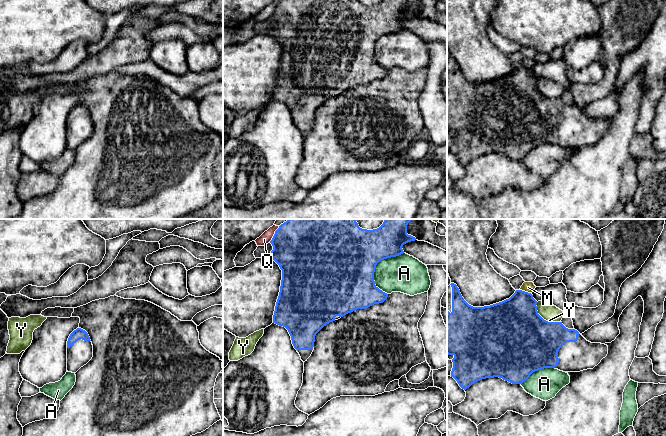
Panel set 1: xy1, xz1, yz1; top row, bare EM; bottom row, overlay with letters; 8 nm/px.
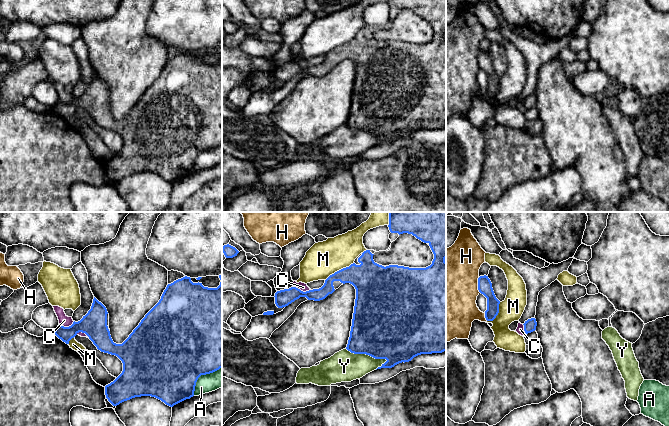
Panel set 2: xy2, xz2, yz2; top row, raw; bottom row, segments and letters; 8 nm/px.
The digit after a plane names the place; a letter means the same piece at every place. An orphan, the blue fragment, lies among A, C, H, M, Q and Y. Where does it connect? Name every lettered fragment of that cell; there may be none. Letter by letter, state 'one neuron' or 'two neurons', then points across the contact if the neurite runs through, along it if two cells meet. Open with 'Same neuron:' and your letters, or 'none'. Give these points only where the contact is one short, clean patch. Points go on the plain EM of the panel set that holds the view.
Same neuron: none
A: two neurons
C: two neurons; border along xz2 (292, 62), (303, 67), (310, 66)
H: two neurons
M: two neurons
Q: two neurons
Y: two neurons

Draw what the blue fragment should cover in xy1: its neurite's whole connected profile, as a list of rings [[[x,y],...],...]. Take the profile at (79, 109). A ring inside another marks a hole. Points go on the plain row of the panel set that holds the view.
[[[77,104],[67,117],[67,147],[76,149],[93,133],[93,121],[88,109]]]

